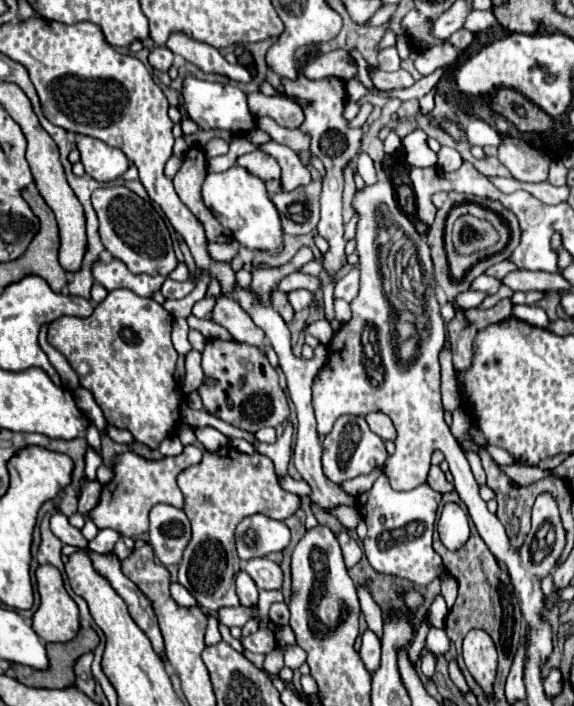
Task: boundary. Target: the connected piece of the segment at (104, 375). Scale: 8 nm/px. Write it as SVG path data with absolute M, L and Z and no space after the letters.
M116 289L96 305L94 313L88 319L60 317L48 327L48 343L68 359L68 363L80 377L80 385L92 393L94 401L102 407L108 423L116 429L128 429L136 437L136 441L148 445L150 449L158 449L158 445L164 439L172 437L180 427L180 403L186 399L186 395L174 381L178 353L170 341L172 321L172 315L154 299L144 299L128 289Z

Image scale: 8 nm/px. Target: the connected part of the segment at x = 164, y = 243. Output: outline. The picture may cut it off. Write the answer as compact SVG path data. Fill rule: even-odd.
M102 187L92 193L92 205L100 221L100 237L112 257L120 259L134 275L164 275L168 277L178 259L174 255L172 237L166 229L164 217L150 201L144 201L128 187Z

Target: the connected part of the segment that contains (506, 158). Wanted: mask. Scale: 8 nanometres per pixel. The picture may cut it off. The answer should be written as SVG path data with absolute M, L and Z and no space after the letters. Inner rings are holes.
M502 135L502 143L498 145L498 159L518 181L540 183L548 179L550 157L546 161L546 153L530 147L522 139Z

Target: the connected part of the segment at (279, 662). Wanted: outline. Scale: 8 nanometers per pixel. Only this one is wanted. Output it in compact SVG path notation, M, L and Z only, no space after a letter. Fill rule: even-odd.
M272 651L266 655L266 661L264 661L264 667L268 675L278 675L280 669L284 667L284 659L282 659L282 653L280 651Z

